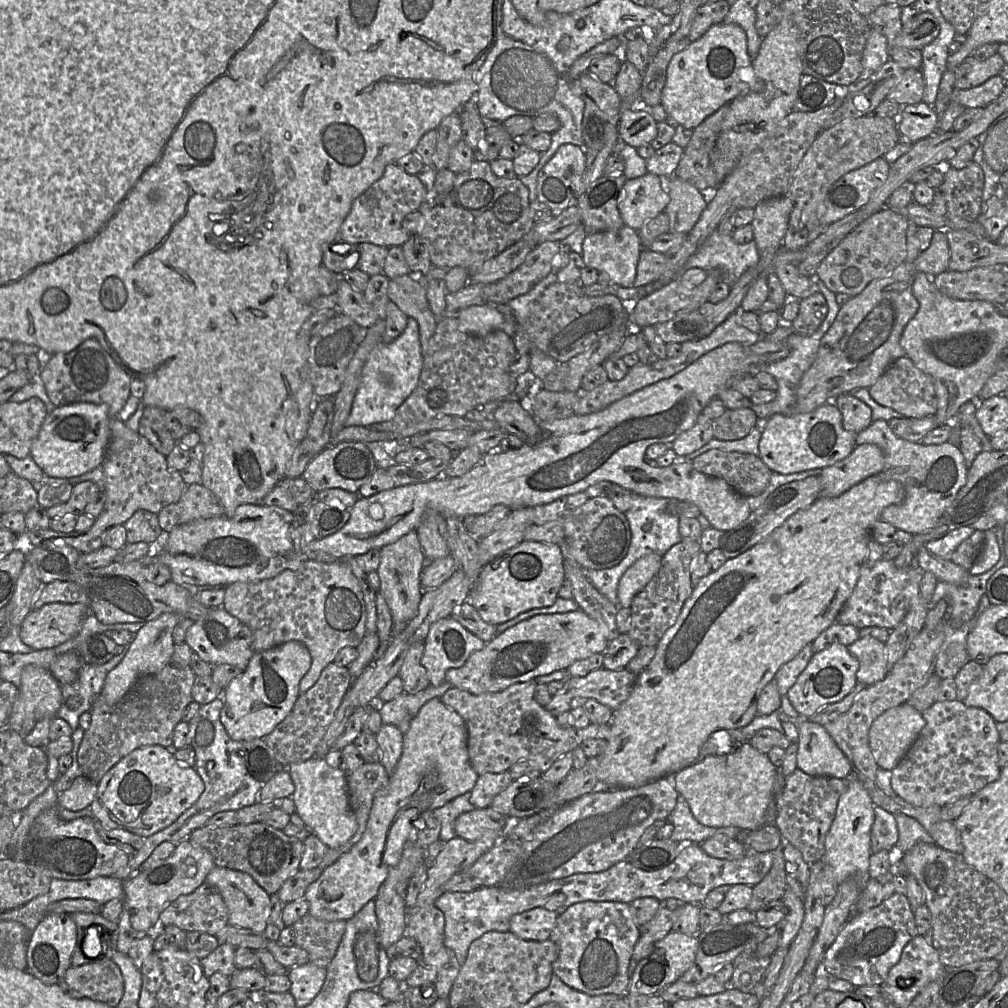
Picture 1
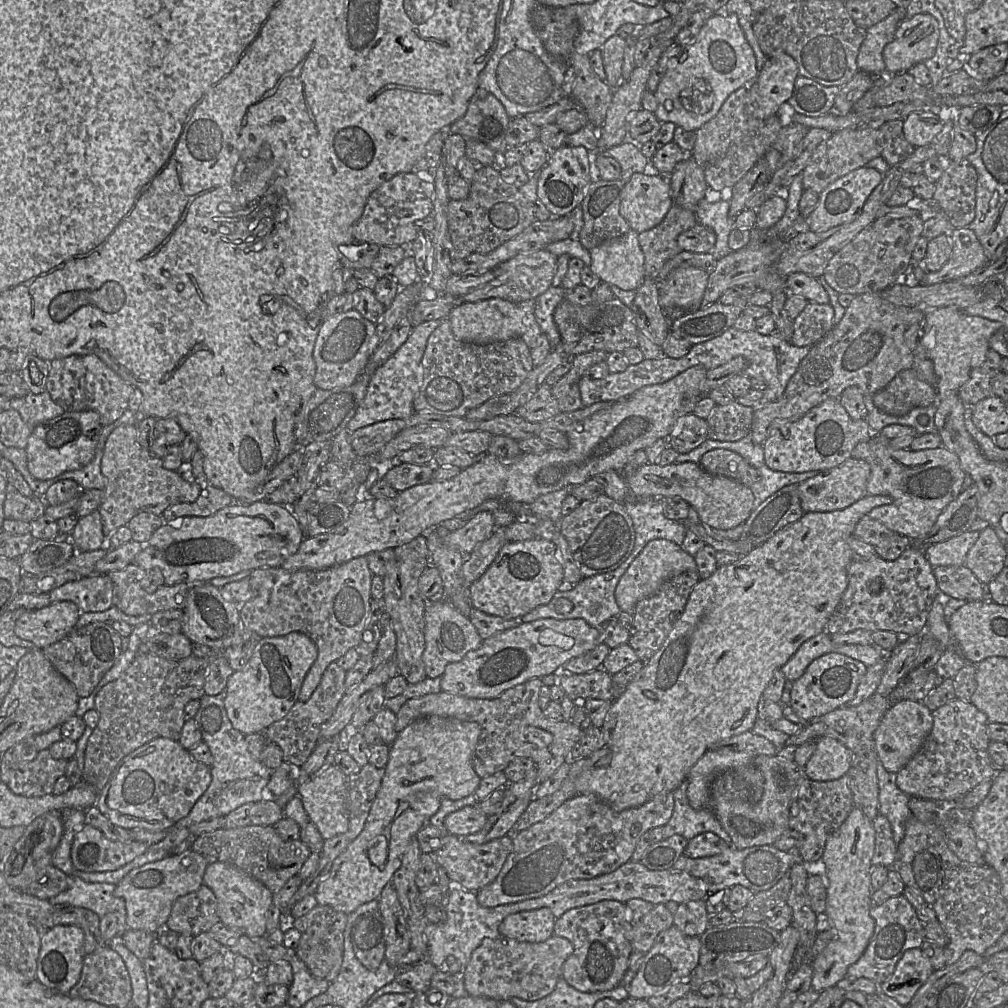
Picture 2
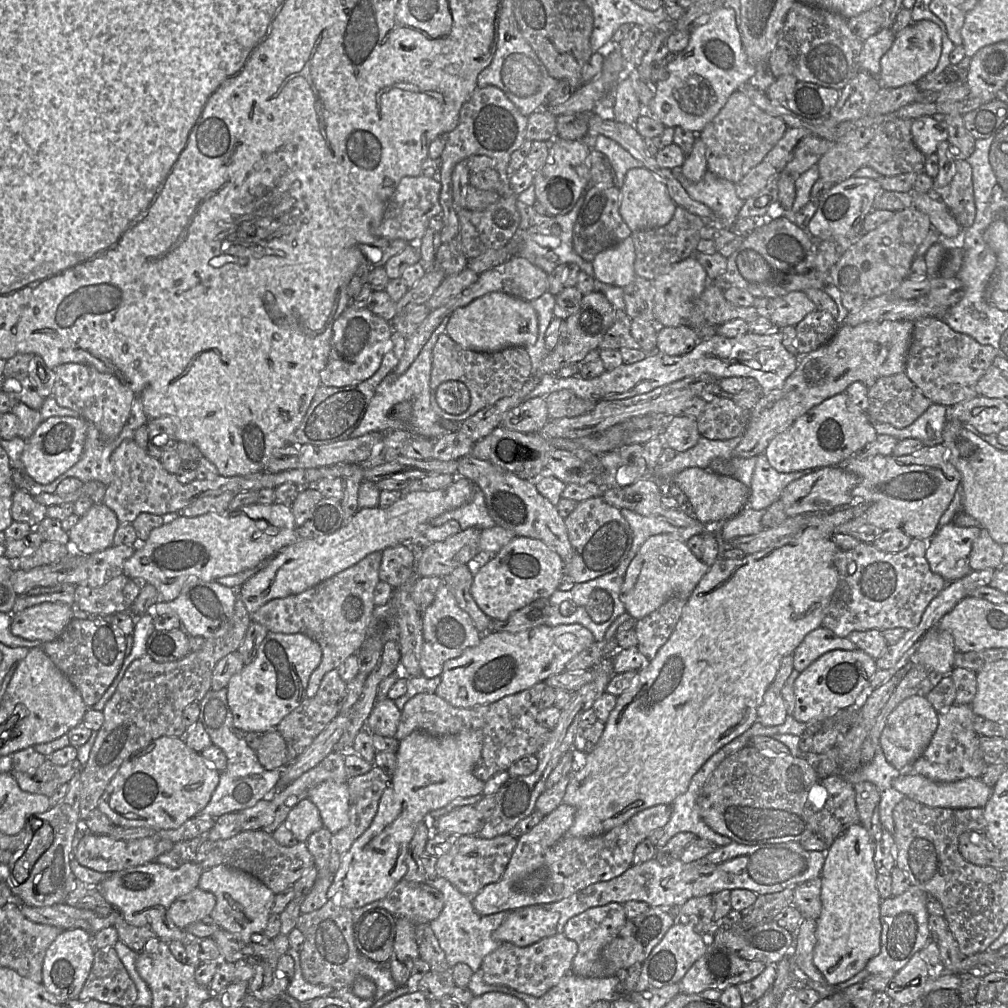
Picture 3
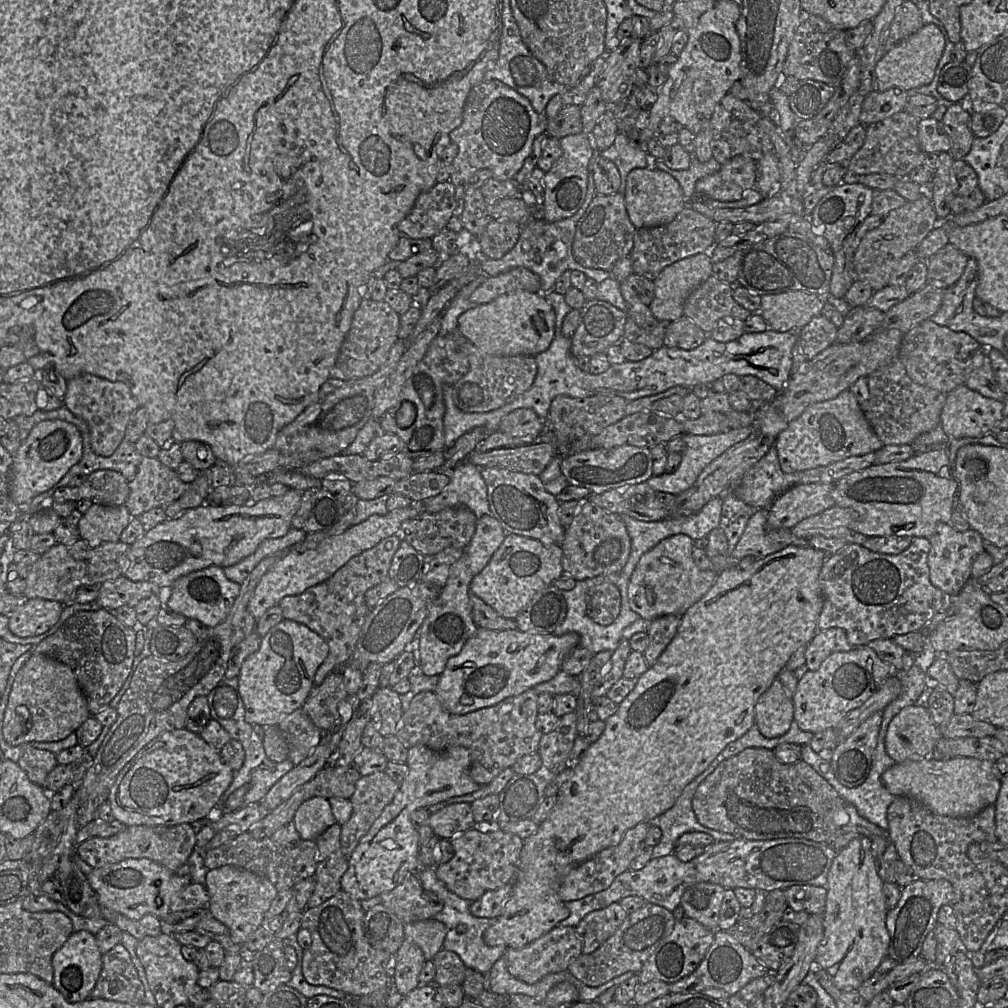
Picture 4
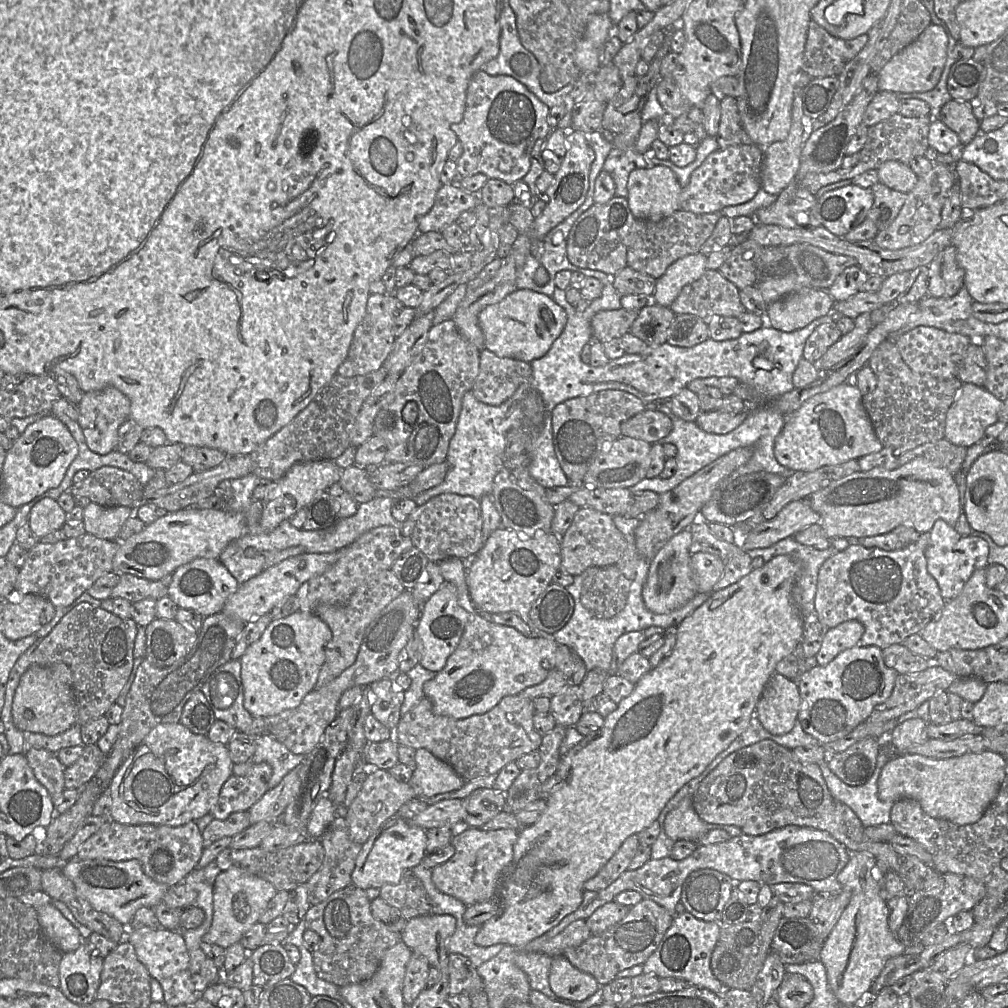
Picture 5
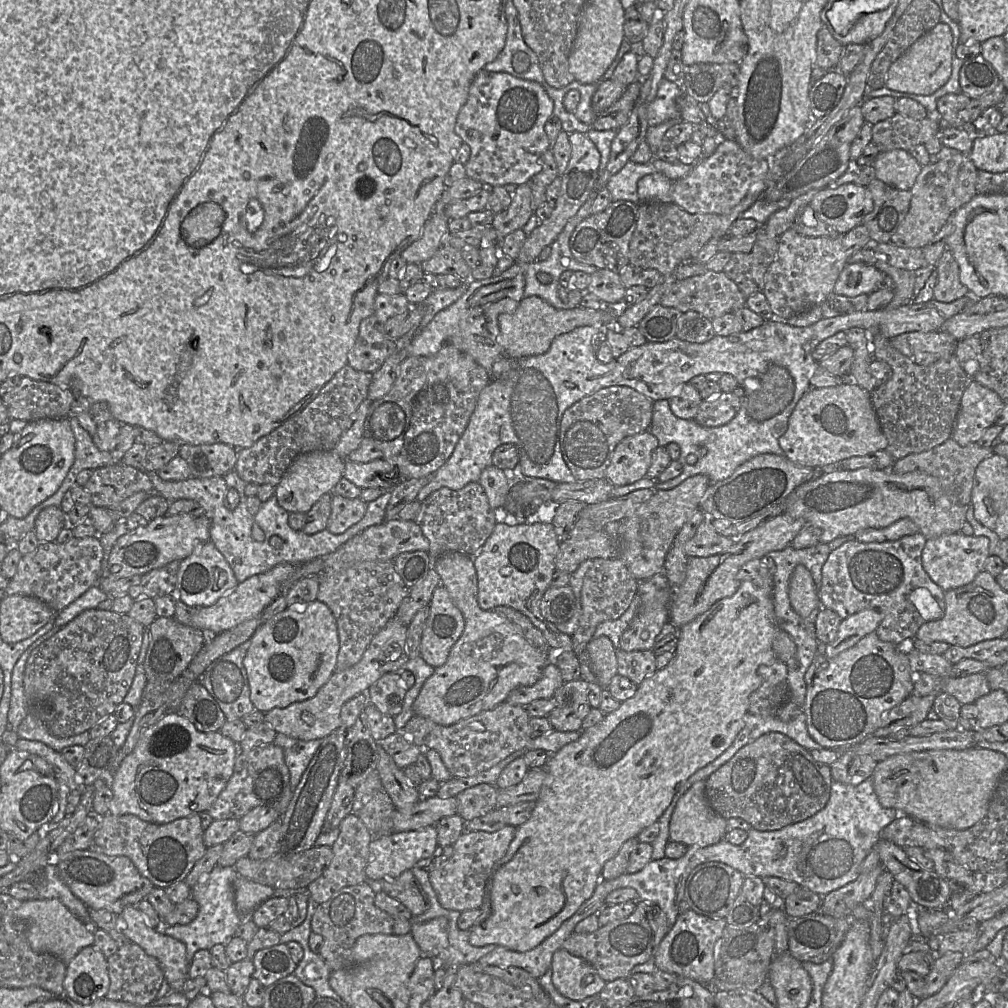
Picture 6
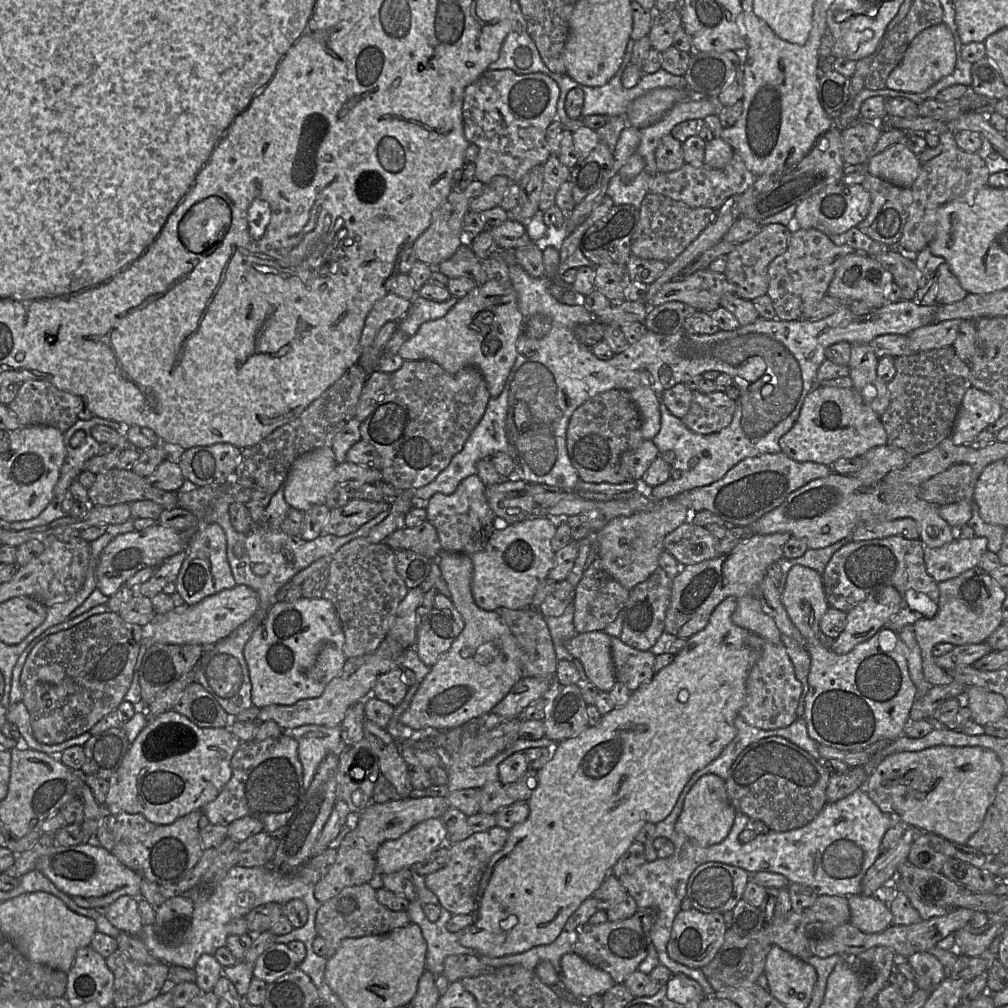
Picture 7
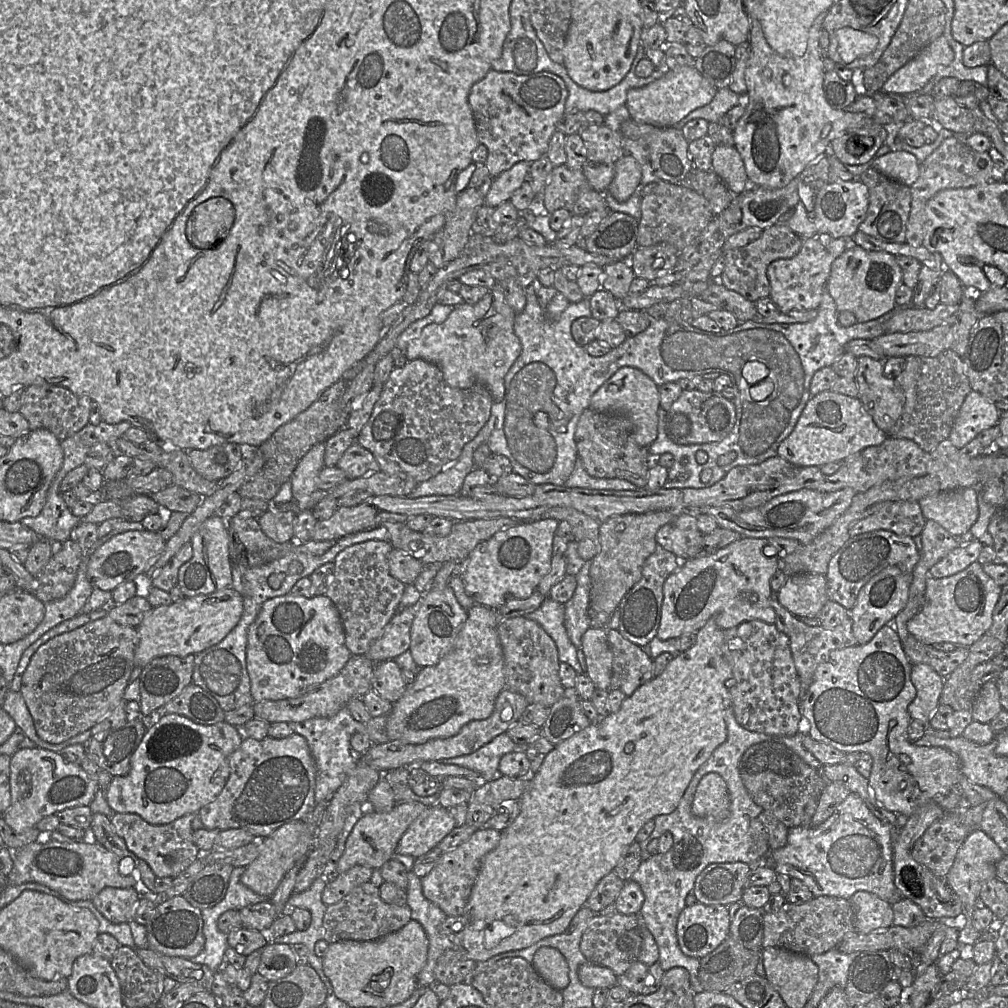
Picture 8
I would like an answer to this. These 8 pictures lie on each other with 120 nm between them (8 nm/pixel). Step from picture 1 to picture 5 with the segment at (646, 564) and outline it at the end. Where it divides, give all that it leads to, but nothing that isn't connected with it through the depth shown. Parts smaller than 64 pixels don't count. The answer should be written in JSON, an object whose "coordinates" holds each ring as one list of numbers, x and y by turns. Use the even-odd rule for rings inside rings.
{"coordinates":[[690,528,673,536,650,561,642,598,645,606,653,613,666,614,684,606,697,593,697,584,691,566,692,534]]}

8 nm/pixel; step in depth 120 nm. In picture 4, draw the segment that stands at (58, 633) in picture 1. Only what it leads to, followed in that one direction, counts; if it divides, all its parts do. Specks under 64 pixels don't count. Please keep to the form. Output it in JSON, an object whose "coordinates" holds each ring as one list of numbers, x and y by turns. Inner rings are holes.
{"coordinates":[[41,598,21,599,18,607,8,616,9,630,20,638,41,635,60,619,64,605]]}

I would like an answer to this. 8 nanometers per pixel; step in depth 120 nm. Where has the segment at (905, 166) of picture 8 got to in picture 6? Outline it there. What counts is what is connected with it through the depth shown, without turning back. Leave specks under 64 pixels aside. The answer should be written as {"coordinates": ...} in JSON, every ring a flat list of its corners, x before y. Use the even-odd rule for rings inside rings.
{"coordinates":[[903,149,880,153,873,162,875,176,899,190,911,190,923,166]]}

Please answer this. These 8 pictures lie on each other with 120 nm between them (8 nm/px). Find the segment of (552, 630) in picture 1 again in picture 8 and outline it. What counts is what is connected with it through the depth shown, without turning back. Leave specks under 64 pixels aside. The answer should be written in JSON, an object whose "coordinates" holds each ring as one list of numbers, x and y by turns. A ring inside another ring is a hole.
{"coordinates":[[475,604,467,610,467,619,450,650,433,666,420,668,412,684,393,703,387,715,386,734,389,741,422,744,432,739,456,735,467,723,488,718,494,711,499,693,505,689,504,656,497,633,497,611]]}

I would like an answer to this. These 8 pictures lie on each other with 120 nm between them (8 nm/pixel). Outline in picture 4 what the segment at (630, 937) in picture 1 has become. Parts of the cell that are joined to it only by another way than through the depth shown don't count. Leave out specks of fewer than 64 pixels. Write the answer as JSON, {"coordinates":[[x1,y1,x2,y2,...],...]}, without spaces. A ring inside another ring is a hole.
{"coordinates":[[619,902,588,913,575,927,582,939,582,954,598,949,626,919,627,913]]}

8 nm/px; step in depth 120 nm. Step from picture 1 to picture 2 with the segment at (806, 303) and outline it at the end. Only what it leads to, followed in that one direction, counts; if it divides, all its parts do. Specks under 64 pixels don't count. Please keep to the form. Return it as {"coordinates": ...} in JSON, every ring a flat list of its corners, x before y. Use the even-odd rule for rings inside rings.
{"coordinates":[[808,302,804,310,793,320,790,341,797,347,812,347,835,326,833,318,834,310,830,303]]}

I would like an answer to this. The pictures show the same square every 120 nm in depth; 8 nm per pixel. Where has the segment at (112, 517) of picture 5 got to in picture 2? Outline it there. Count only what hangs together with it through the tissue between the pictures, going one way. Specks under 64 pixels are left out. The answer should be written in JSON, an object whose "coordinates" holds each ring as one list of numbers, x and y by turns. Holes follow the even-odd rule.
{"coordinates":[[98,510,80,517,73,531,70,541,76,551,94,551,106,546,106,537,103,533,101,515]]}

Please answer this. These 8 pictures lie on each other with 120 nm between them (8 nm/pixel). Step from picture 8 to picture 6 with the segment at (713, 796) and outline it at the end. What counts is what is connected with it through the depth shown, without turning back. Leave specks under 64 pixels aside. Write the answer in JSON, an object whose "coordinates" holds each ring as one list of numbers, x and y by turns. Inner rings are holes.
{"coordinates":[[698,781,679,799,669,825,669,841,707,847,719,843,728,831,727,820,713,811,705,794,705,781]]}

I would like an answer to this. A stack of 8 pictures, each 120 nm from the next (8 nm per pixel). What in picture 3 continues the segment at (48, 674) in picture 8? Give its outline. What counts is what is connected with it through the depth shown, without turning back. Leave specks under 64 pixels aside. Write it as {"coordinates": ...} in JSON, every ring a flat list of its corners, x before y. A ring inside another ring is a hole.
{"coordinates":[[103,617,73,618,58,638,43,643,41,647,79,690,89,709,102,698,118,675,126,657,126,636,116,625]]}

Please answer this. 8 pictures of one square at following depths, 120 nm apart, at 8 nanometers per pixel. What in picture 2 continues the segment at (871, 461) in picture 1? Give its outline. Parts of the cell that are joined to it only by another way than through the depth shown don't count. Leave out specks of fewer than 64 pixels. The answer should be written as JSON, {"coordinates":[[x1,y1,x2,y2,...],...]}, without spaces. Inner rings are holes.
{"coordinates":[[850,457,834,468,821,471,816,476,798,484,802,510,806,512,827,512,844,509,866,495,866,485,870,477,869,464]]}

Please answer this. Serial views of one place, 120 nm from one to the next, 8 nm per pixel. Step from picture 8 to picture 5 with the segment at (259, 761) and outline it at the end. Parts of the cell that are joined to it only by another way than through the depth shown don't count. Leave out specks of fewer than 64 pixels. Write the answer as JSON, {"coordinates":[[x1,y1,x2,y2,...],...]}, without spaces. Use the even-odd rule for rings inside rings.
{"coordinates":[[251,760,234,764,229,779,223,785,212,816,224,820,239,811,248,811,268,790,272,767]]}

